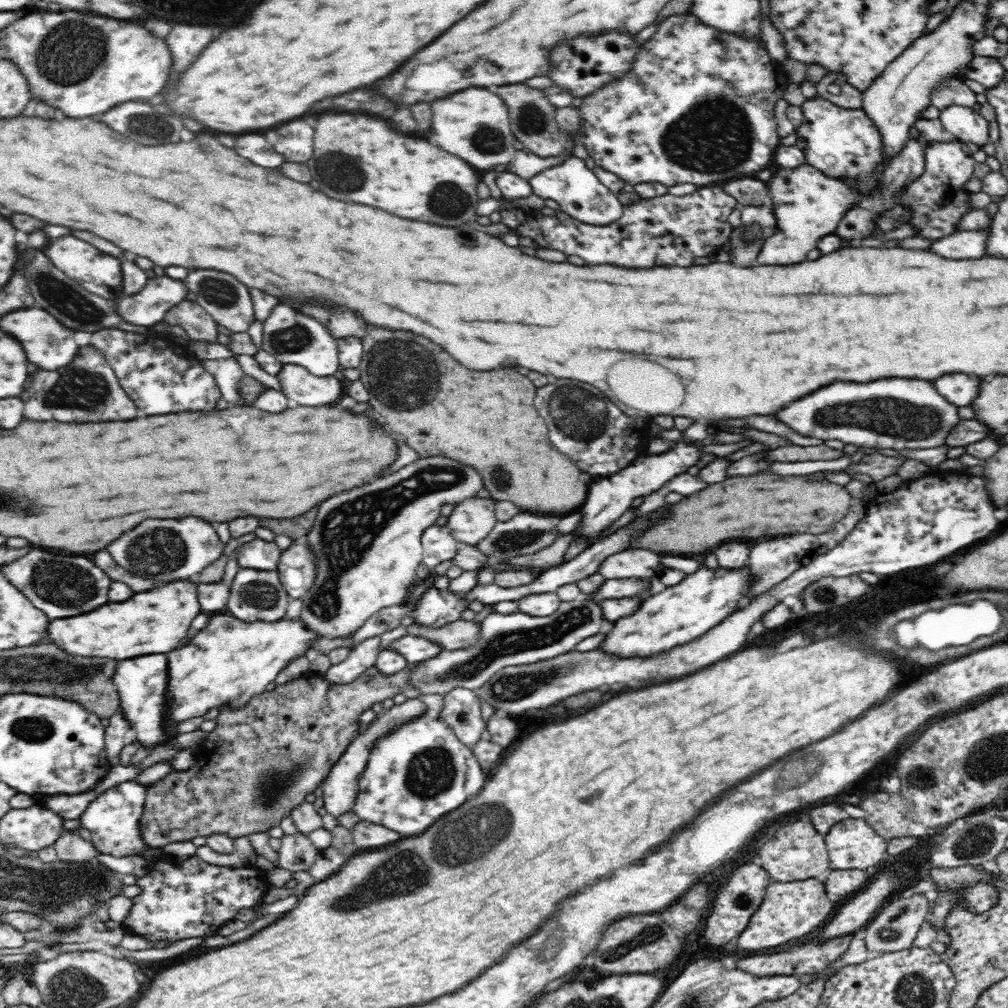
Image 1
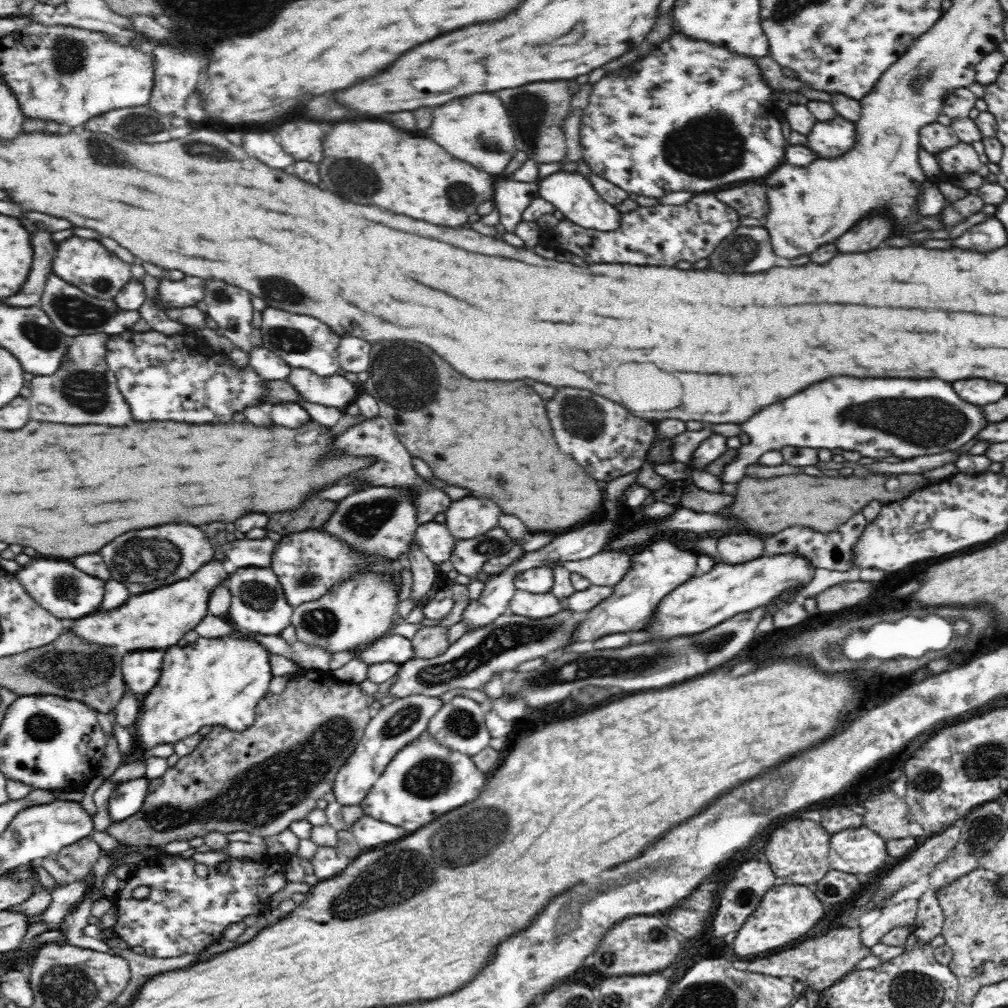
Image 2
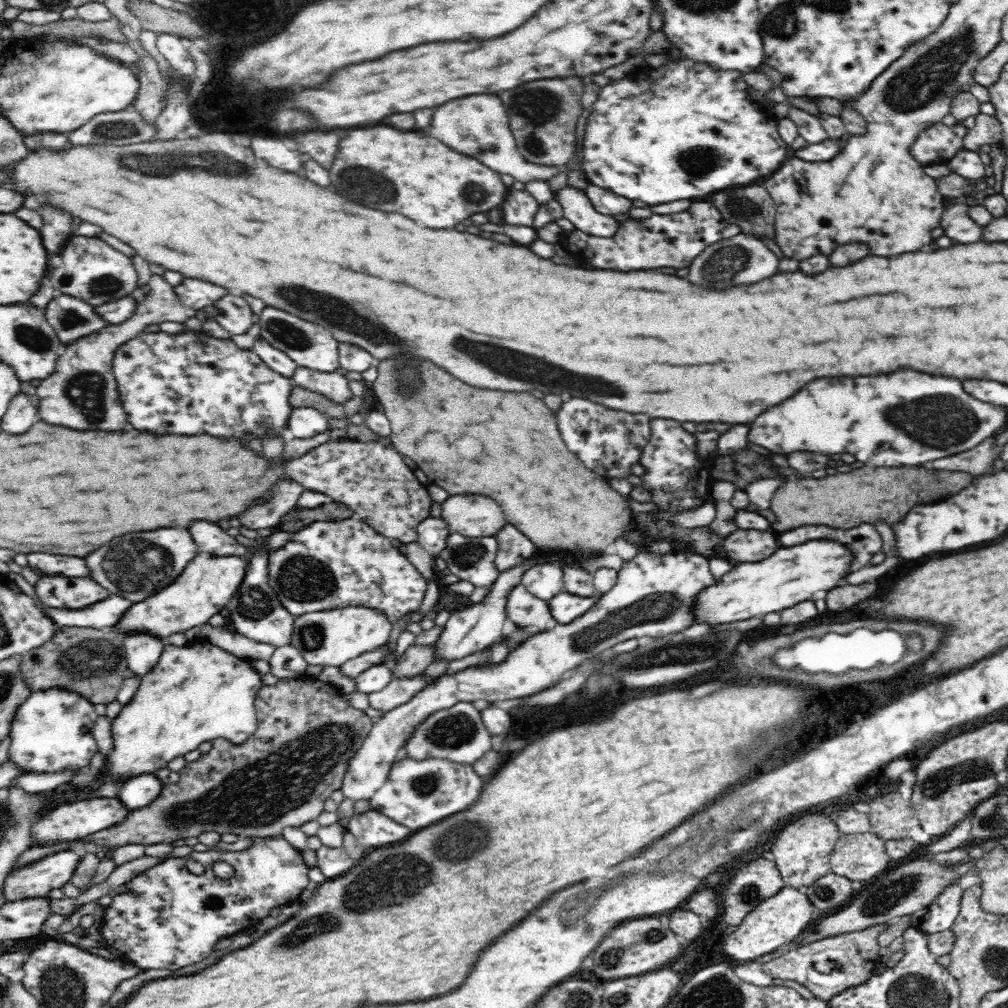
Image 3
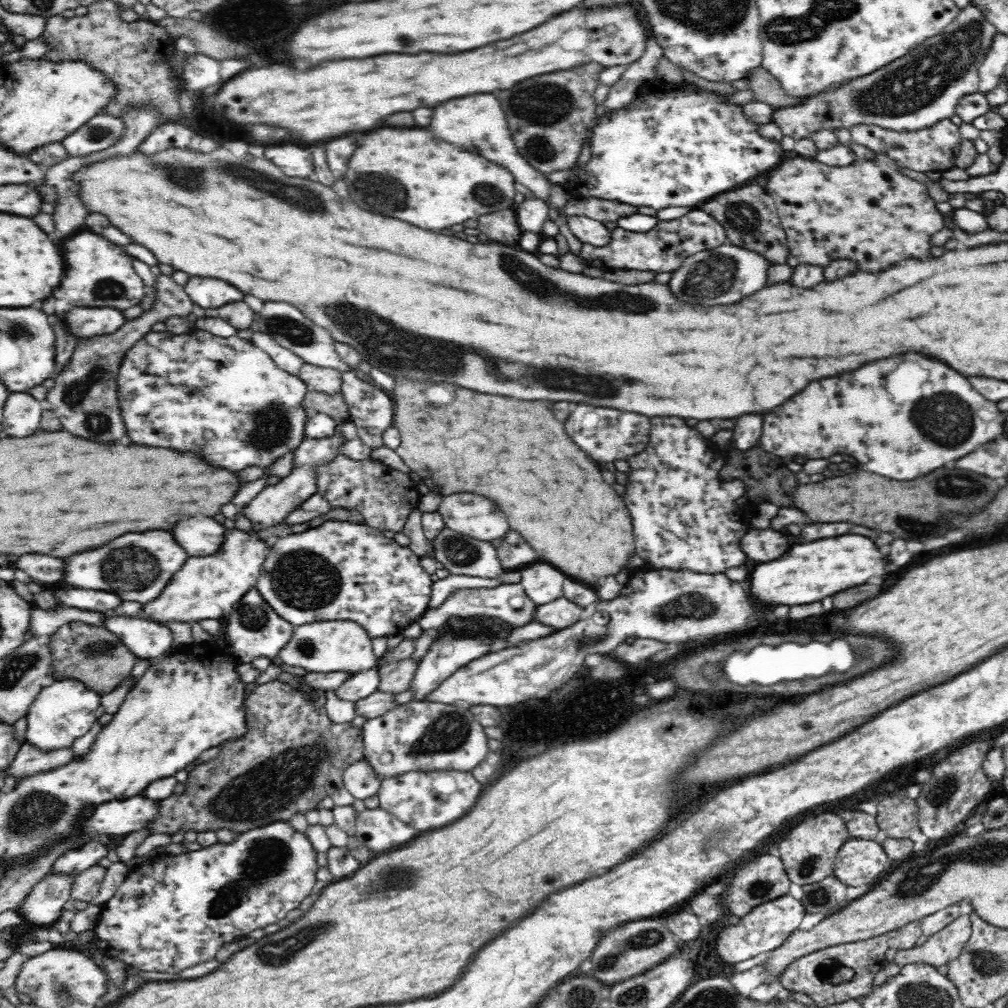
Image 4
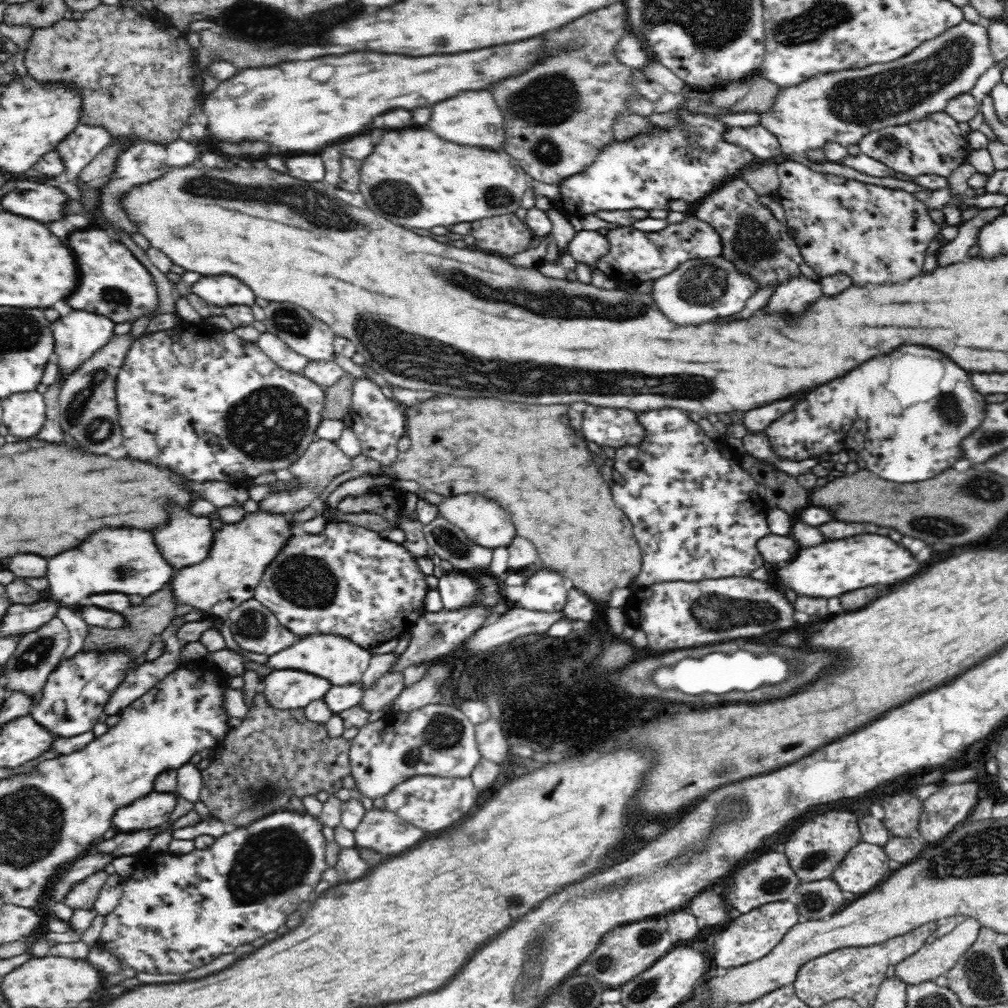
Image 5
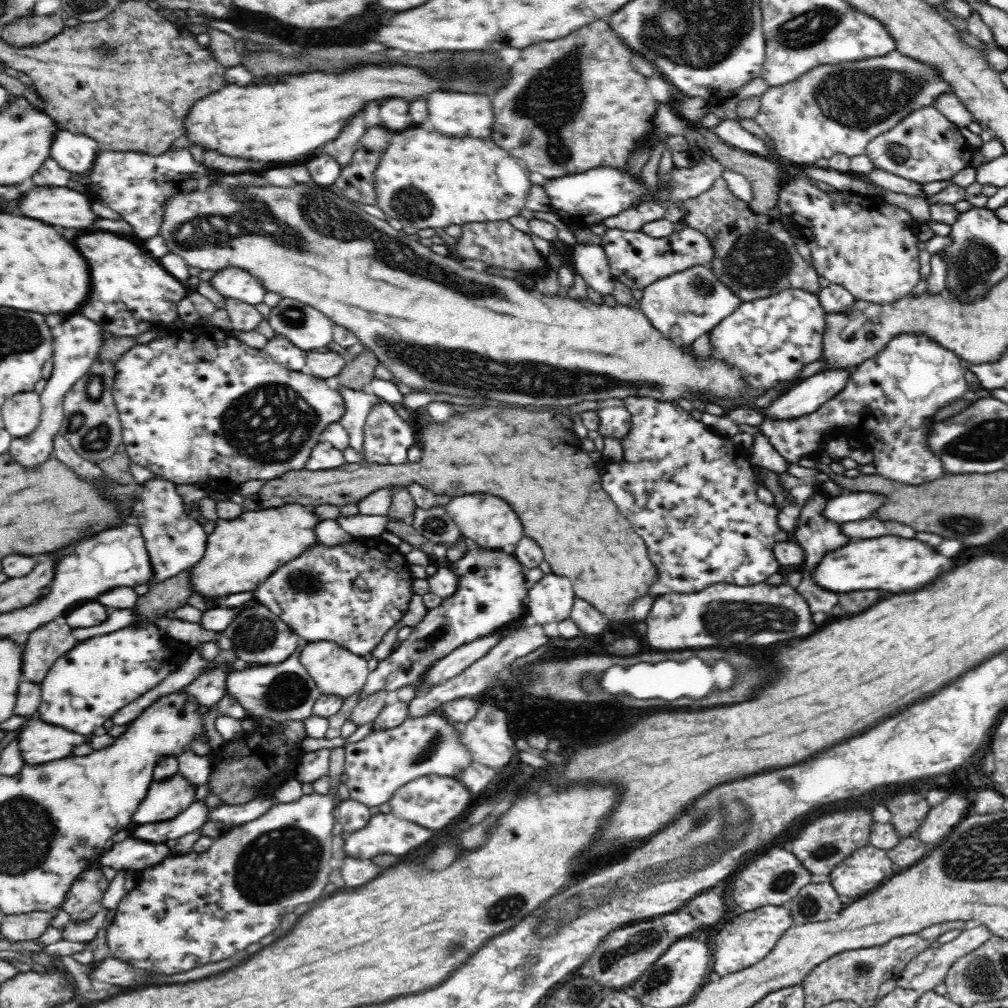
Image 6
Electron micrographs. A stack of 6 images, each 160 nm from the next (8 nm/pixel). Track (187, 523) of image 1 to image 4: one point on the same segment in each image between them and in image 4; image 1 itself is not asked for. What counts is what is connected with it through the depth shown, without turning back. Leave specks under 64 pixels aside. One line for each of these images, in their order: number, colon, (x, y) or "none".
2: (144, 559)
3: (135, 566)
4: (119, 567)

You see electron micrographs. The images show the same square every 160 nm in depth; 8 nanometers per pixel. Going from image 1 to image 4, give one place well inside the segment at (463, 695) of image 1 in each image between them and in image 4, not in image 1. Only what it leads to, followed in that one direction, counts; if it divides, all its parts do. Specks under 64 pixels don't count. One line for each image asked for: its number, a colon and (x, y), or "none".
2: (460, 724)
3: (458, 733)
4: (417, 736)

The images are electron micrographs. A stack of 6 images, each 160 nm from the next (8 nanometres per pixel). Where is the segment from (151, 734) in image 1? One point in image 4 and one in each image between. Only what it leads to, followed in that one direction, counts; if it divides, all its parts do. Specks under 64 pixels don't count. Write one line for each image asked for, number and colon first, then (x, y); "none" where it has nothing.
2: (140, 671)
3: (142, 652)
4: (145, 639)

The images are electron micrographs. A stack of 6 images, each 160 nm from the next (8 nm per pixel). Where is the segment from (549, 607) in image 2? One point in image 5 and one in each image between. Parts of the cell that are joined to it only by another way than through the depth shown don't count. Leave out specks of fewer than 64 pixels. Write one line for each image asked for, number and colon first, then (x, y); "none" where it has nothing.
3: (524, 609)
4: (509, 602)
5: (457, 589)

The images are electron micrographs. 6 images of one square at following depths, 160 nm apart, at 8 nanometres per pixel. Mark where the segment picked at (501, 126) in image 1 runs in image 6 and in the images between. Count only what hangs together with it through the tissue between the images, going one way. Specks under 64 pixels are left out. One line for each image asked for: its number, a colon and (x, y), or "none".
2: (476, 129)
3: (478, 126)
4: (476, 123)
5: (474, 119)
6: (450, 111)

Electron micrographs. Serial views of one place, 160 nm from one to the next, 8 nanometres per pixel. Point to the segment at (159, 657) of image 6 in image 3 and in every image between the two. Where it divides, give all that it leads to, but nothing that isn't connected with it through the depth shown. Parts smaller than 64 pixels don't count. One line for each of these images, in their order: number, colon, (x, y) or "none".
3: (53, 729)
4: (64, 710)
5: (75, 693)

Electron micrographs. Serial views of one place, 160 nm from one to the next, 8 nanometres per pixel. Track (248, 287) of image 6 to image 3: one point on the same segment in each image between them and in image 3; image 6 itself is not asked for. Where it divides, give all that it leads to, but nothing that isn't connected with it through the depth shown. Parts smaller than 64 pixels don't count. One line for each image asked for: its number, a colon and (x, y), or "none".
3: (194, 293)
4: (208, 293)
5: (221, 290)

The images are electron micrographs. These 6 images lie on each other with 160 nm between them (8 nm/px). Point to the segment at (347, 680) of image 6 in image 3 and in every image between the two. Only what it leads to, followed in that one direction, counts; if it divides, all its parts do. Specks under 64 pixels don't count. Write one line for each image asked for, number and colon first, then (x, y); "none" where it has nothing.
3: (327, 638)
4: (322, 646)
5: (340, 660)

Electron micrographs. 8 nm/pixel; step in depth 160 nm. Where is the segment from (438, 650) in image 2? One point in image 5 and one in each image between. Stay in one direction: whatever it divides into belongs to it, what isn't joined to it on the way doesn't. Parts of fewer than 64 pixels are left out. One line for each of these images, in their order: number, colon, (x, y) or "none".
3: (415, 659)
4: (395, 677)
5: (382, 693)

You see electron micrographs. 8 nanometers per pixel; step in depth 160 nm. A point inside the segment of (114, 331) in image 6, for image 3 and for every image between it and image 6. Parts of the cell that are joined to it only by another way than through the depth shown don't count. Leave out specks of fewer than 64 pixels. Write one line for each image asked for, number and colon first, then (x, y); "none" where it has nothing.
3: (91, 271)
4: (99, 275)
5: (113, 283)

